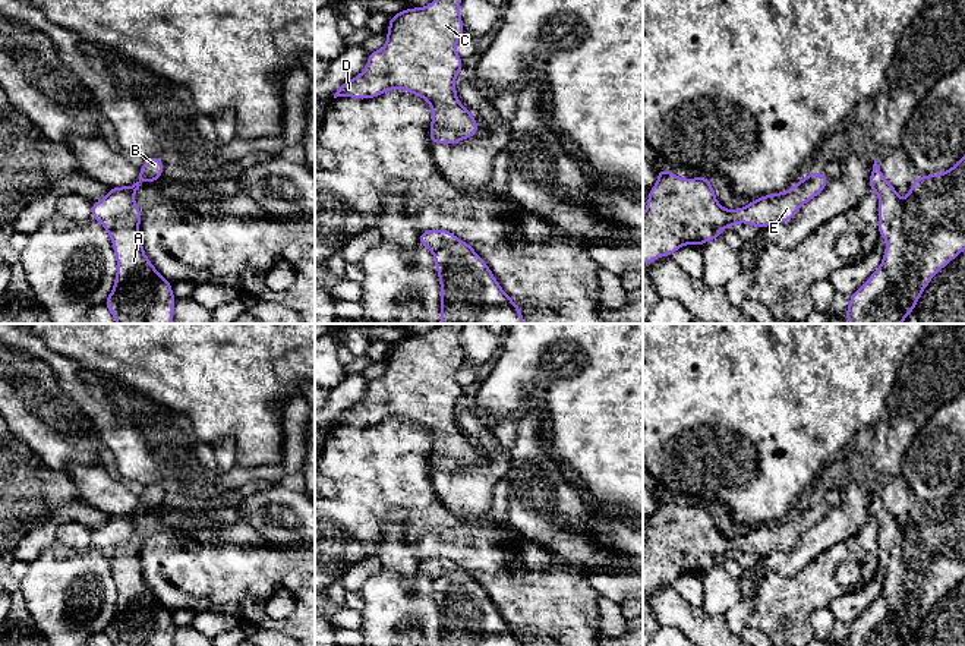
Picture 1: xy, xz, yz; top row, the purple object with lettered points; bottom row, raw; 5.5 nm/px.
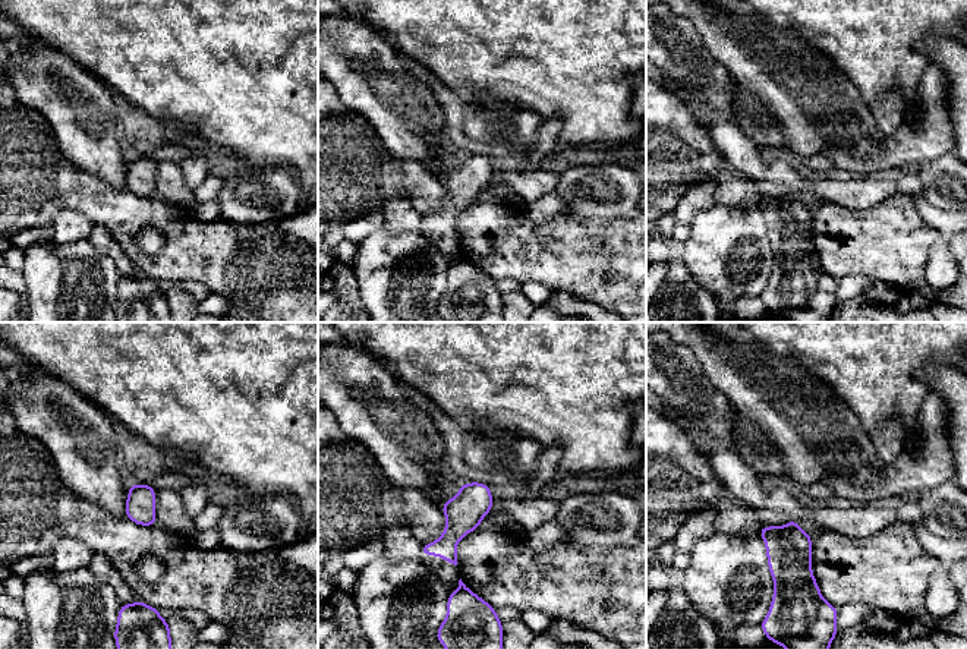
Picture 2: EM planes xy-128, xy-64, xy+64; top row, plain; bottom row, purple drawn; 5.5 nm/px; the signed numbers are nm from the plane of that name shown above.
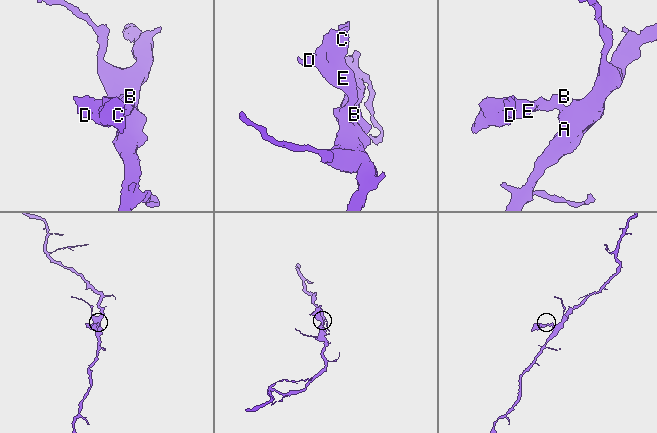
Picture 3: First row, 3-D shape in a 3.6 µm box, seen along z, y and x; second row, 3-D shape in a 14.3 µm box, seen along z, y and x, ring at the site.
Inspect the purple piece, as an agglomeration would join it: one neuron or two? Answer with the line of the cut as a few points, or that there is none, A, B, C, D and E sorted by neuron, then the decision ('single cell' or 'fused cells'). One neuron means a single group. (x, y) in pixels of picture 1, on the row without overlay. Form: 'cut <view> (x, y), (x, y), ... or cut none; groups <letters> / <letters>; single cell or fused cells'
cut none; groups A B C D E; single cell

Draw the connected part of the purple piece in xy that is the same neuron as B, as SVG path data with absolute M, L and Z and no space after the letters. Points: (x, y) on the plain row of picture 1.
M149 485L138 498L139 508L132 514L110 516L108 521L97 530L92 530L91 546L100 549L108 561L116 582L117 599L111 621L104 634L113 646L173 646L176 625L171 611L165 608L152 590L146 586L139 552L144 541L135 532L135 523L139 511L144 508L152 511L161 507L164 491L157 485Z

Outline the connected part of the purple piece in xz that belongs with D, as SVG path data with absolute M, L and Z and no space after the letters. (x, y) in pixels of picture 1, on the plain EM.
M441 324L425 335L404 337L390 346L387 372L368 381L365 398L343 410L334 426L350 425L357 428L376 426L391 417L403 417L429 431L432 450L429 466L432 473L455 473L473 466L477 450L470 438L457 425L455 404L463 398L463 387L457 382L457 371L464 360L460 344L463 324Z

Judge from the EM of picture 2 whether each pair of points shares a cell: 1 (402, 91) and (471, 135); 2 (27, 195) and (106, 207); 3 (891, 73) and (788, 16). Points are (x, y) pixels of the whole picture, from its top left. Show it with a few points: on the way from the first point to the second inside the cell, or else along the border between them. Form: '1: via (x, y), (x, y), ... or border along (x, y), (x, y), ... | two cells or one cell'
1: border along (430, 88), (444, 116), (444, 139), (447, 144) | two cells
2: via (46, 195), (87, 195) | one cell
3: via (866, 49), (834, 16), (813, 16) | one cell

